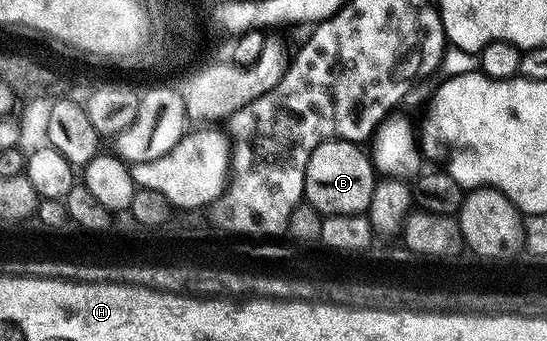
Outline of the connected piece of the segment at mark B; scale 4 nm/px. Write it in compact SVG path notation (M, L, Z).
M326 141L309 155L303 197L318 213L333 216L366 214L374 197L377 174L370 156L354 141Z

